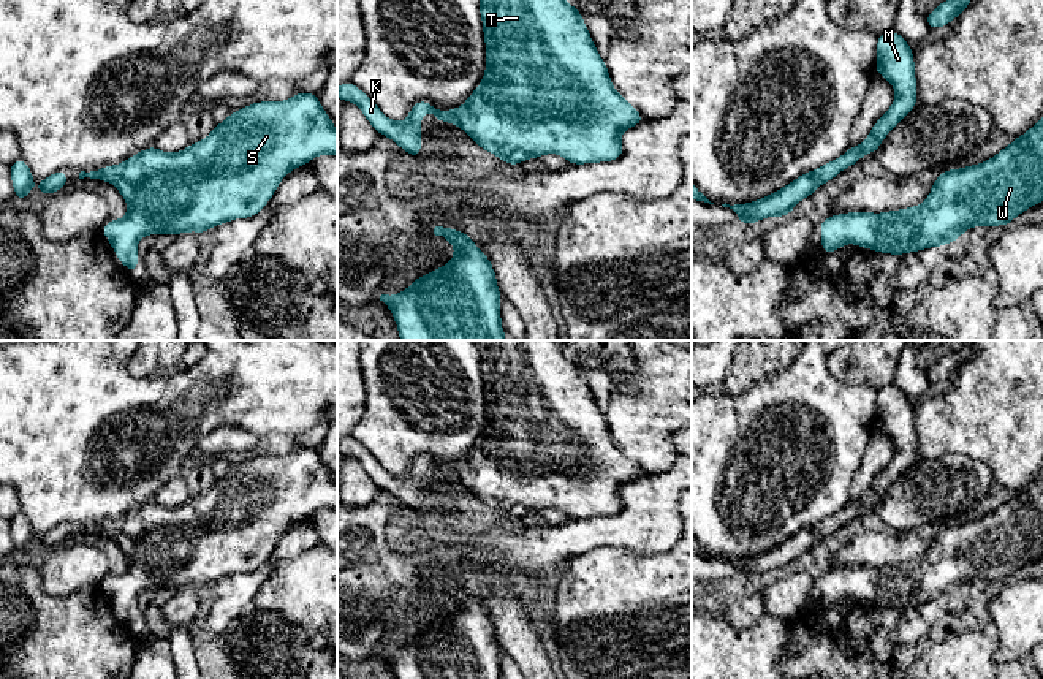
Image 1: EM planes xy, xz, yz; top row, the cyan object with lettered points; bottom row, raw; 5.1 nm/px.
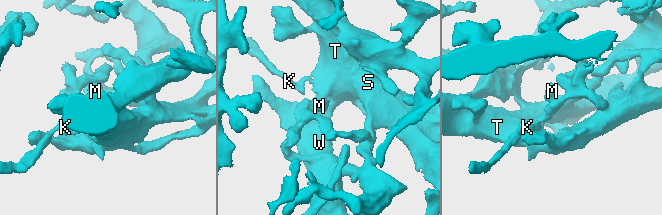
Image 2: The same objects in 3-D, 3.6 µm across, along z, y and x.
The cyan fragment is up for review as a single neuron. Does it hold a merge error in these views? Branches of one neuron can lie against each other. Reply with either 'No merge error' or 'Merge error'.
No merge error

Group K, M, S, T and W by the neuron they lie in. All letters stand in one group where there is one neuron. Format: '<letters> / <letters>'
K M S T W

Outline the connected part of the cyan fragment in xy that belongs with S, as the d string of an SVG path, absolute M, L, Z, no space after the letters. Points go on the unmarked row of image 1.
M299 446L285 456L264 454L229 467L206 494L192 497L180 506L166 508L150 500L117 521L81 525L79 533L111 537L127 556L127 570L109 575L100 587L109 594L119 616L136 628L136 597L142 590L179 590L188 586L204 589L220 578L255 571L290 525L305 521L321 508L337 510L337 484L318 450Z

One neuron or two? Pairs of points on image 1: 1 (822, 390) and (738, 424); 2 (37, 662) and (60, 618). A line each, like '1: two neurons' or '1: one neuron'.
1: one neuron
2: one neuron

